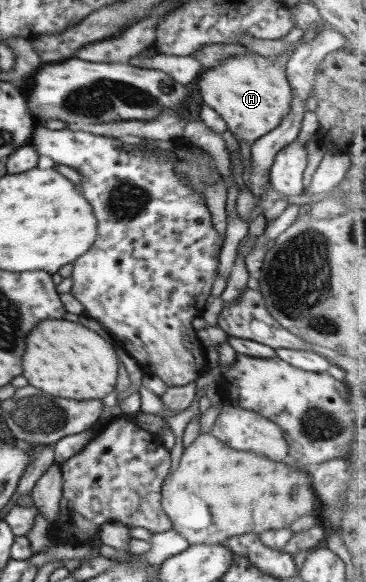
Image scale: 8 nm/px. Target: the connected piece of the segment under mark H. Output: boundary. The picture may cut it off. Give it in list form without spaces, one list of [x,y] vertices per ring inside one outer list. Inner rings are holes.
[[[314,26],[304,29],[302,37],[278,57],[278,60],[269,60],[256,53],[223,58],[217,66],[210,70],[207,69],[199,77],[198,86],[202,103],[206,107],[210,106],[210,109],[220,116],[234,138],[239,136],[242,140],[253,143],[257,138],[263,137],[278,126],[280,119],[288,112],[293,98],[285,77],[285,65],[288,57],[297,46],[314,38],[317,32]],[[226,78],[230,82],[224,82]],[[234,80],[238,80],[238,82],[234,82]]]

